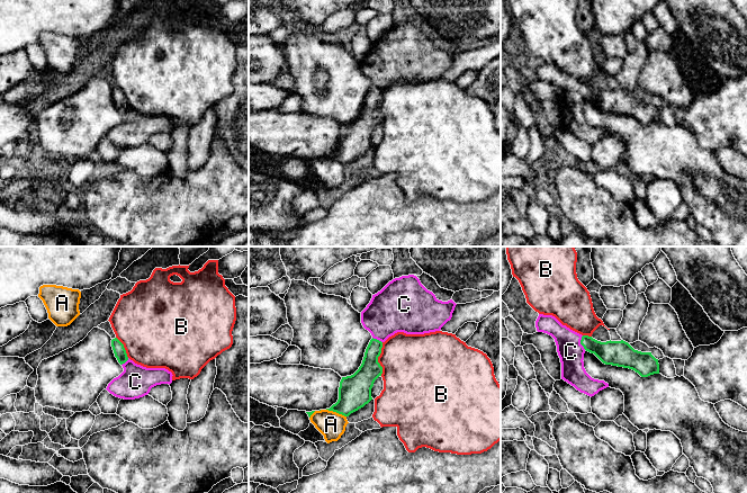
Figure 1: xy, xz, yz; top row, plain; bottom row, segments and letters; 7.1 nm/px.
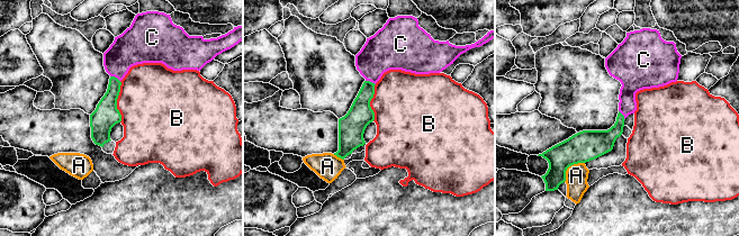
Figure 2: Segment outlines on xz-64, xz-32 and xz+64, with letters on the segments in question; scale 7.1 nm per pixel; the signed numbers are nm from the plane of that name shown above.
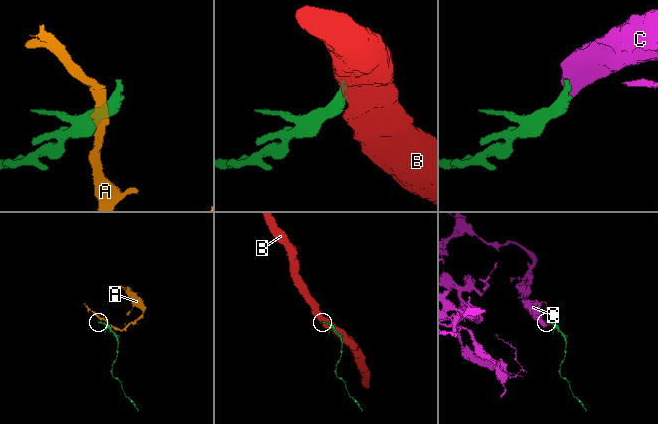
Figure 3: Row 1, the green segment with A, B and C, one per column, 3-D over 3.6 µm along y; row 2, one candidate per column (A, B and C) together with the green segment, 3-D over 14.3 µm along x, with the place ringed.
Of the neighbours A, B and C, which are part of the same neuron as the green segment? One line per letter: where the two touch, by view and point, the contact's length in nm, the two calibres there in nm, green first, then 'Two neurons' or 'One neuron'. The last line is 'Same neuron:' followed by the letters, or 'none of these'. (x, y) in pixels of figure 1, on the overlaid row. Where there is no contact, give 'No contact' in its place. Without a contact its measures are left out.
A: Touches green at xz (336, 412). Shared border 160 nm. Thickness 240 nm (green) against 190 nm. Two neurons
B: Touches green at xz (377, 359). Shared border 240 nm. Thickness 200 nm (green) against 420 nm. Two neurons
C: Touches green at yz (581, 342). Shared border 110 nm. Thickness 180 nm (green) against 180 nm. One neuron
Same neuron: C

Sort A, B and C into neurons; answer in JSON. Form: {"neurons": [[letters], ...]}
{"neurons": [["A"], ["B"], ["C"]]}

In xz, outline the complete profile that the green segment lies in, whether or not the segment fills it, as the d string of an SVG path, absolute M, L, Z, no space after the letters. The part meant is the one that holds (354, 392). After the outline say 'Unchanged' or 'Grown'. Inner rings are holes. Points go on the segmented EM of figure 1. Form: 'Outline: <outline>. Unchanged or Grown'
Outline: M414 275L395 278L372 295L361 312L361 323L372 339L361 366L353 375L342 377L339 400L326 410L349 416L368 404L372 400L374 383L382 374L378 362L382 343L397 332L424 334L440 331L451 320L456 305L452 299L439 301Z. Grown

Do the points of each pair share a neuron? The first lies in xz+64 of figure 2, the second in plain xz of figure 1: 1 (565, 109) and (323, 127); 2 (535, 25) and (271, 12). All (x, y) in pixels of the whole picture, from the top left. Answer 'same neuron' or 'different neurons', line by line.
1: different neurons
2: different neurons

